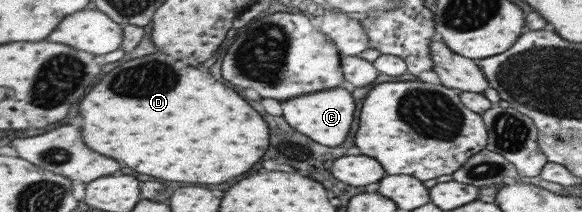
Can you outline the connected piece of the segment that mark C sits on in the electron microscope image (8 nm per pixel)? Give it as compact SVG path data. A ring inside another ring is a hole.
M336 87L336 89L326 89L326 91L320 91L314 93L314 95L308 95L308 97L298 97L296 101L284 101L282 107L284 107L286 121L294 129L298 129L300 133L308 135L310 139L314 139L322 145L340 147L350 135L358 103L350 95L350 91L346 91L342 87Z

